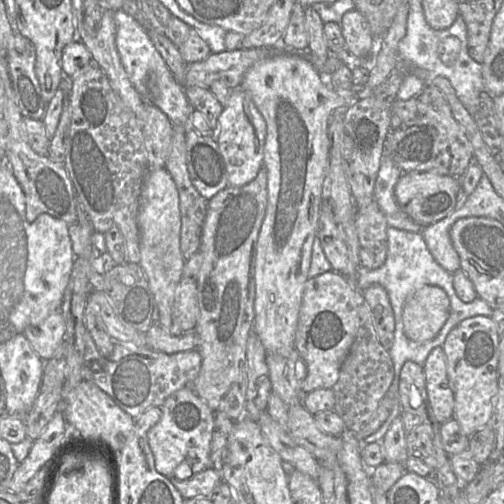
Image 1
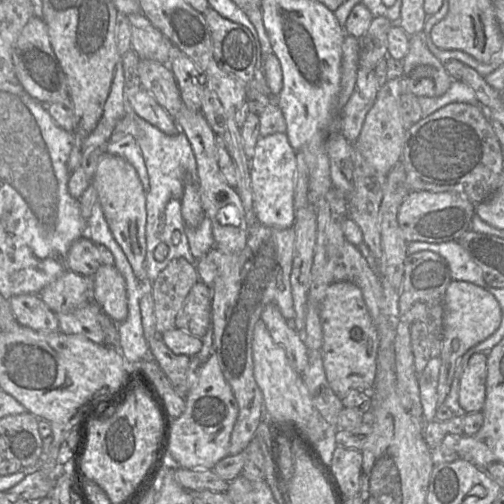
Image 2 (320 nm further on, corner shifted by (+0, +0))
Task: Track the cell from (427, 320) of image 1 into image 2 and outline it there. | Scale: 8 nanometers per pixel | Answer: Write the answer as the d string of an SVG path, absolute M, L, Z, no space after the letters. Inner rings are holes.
M452 280L444 296L442 339L439 358L442 358L438 380L439 404L449 407L447 398L455 377L458 361L471 348L494 334L501 324L502 311L497 299L487 290L469 282Z

